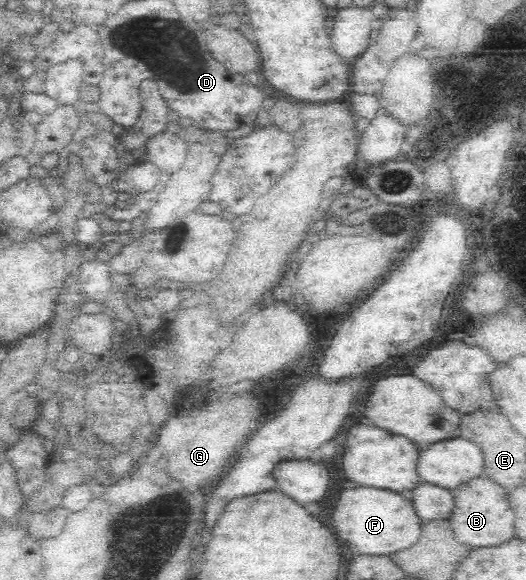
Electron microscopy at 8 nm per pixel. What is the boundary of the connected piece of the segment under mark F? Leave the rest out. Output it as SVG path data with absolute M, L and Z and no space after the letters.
M375 487L343 489L331 513L333 533L337 541L361 555L387 555L411 547L419 537L419 519L407 499L393 491Z

